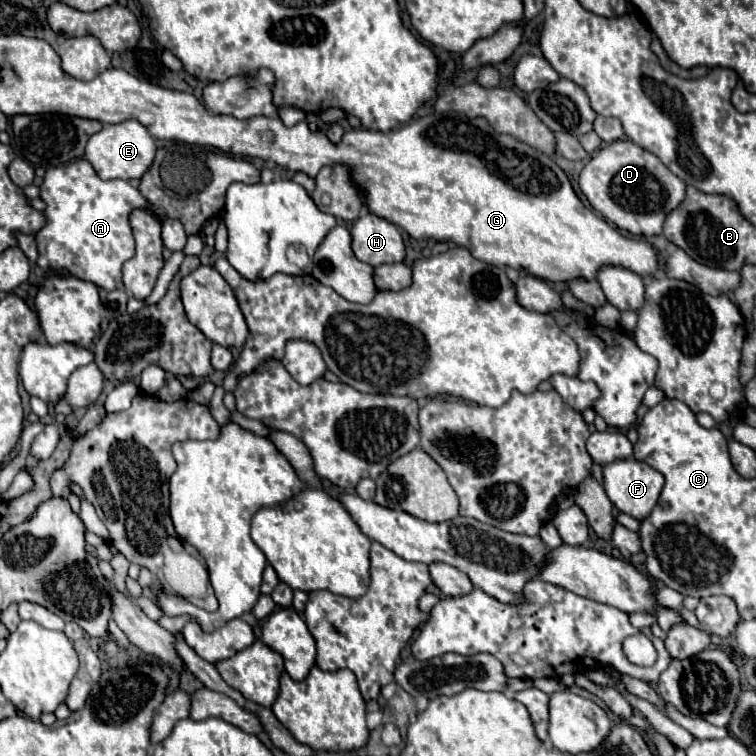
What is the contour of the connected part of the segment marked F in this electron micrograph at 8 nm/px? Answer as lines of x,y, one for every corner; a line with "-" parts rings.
623,459
623,461
613,461
613,463
605,465
603,467
603,481
605,481
605,493
611,499
611,503
619,511
623,511
639,521
643,521
653,511
653,507
659,501
663,483
665,483
661,473
657,473
653,467
649,467
641,461
635,461
635,459
627,459
627,461

